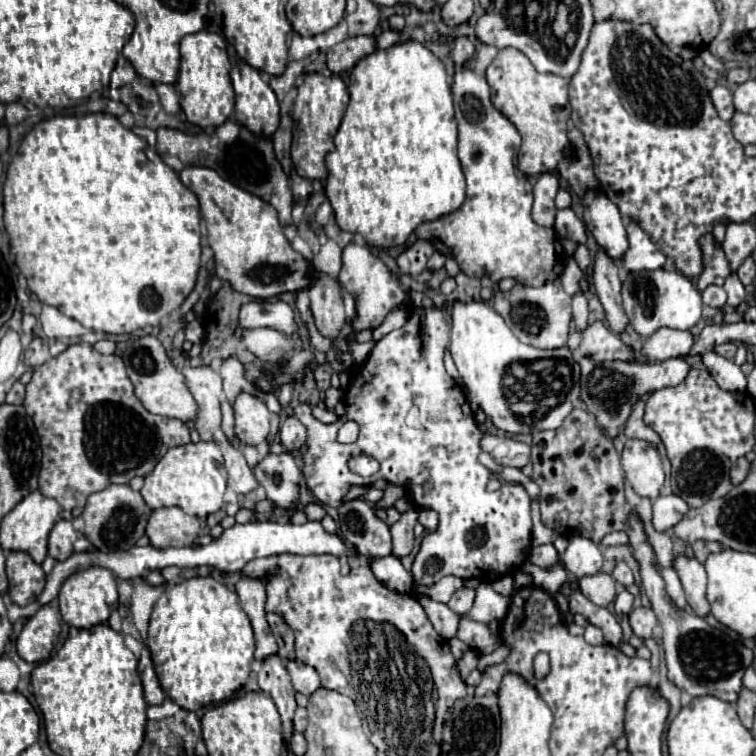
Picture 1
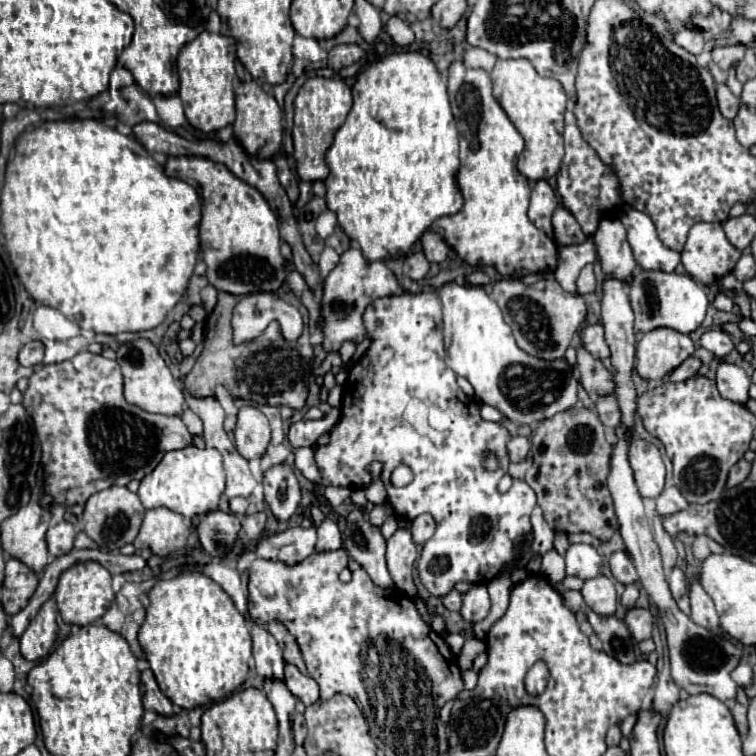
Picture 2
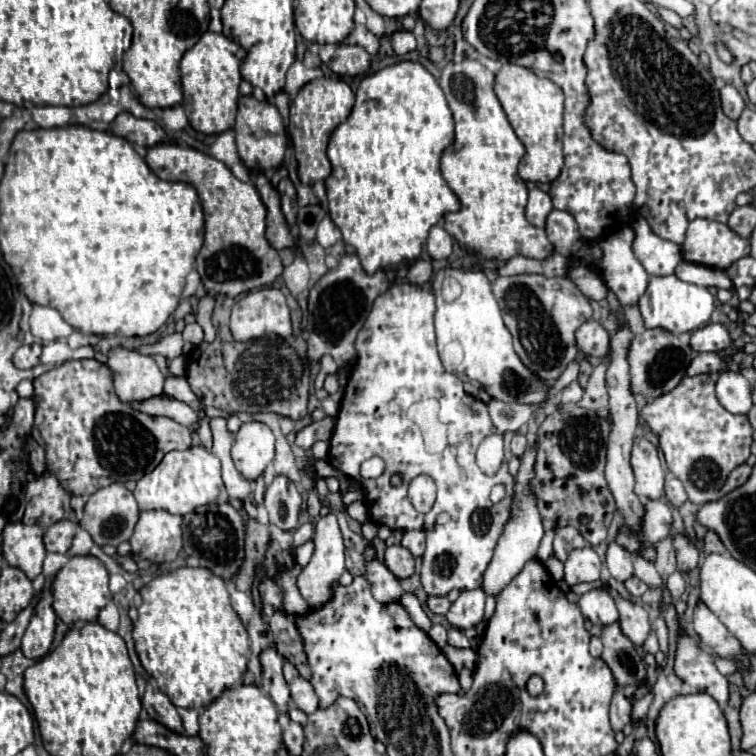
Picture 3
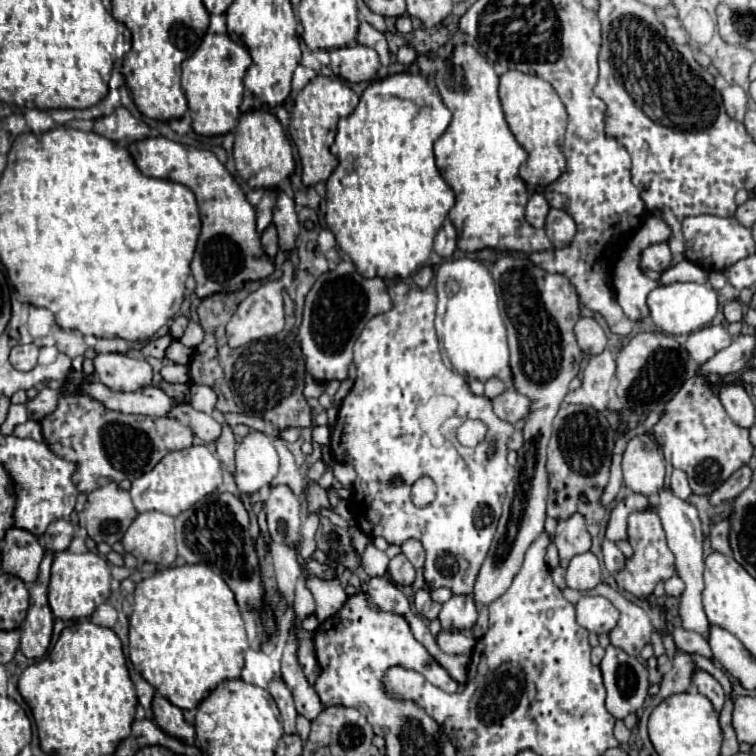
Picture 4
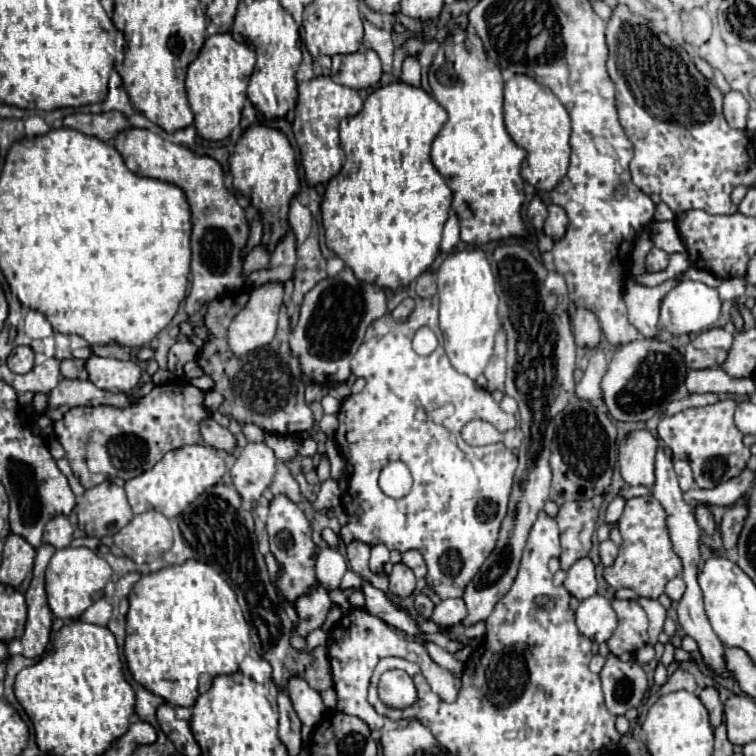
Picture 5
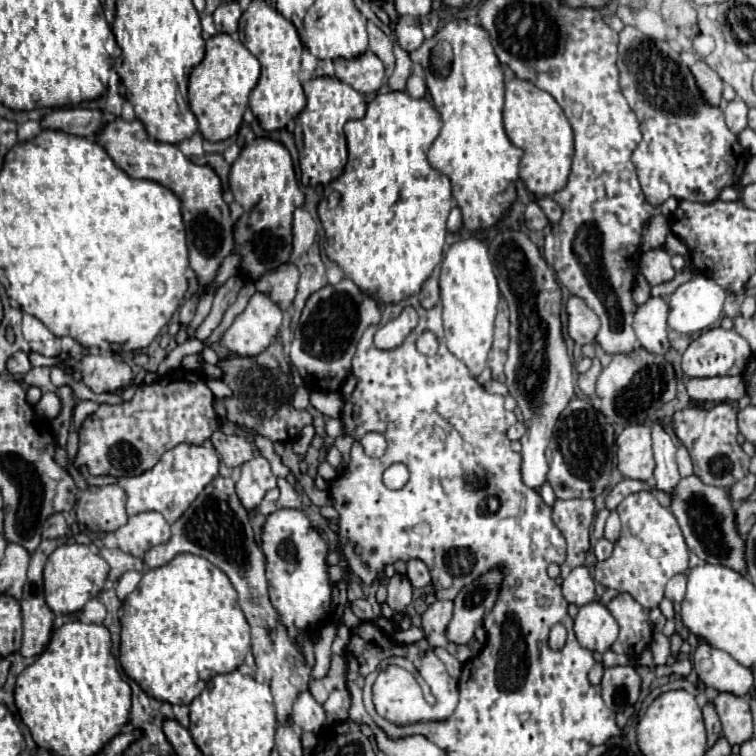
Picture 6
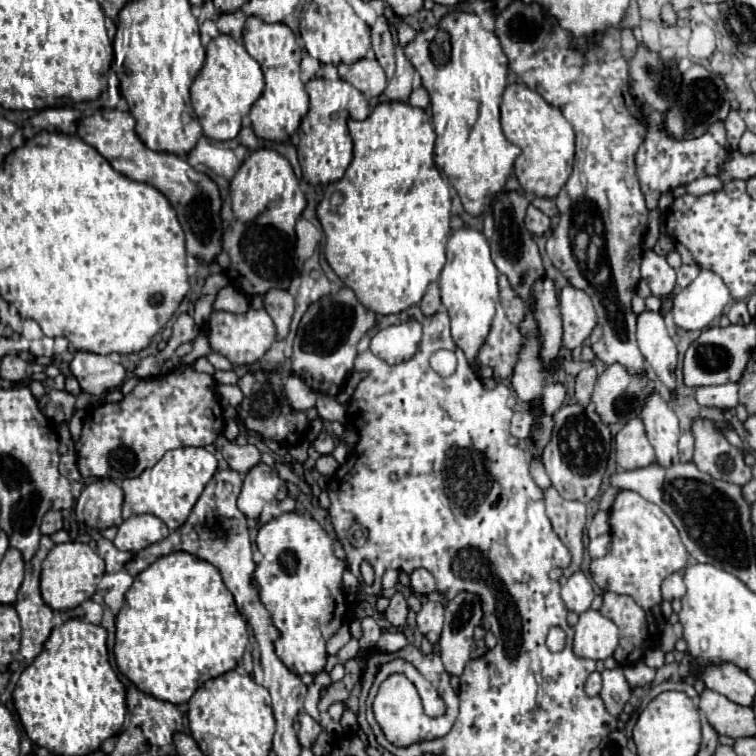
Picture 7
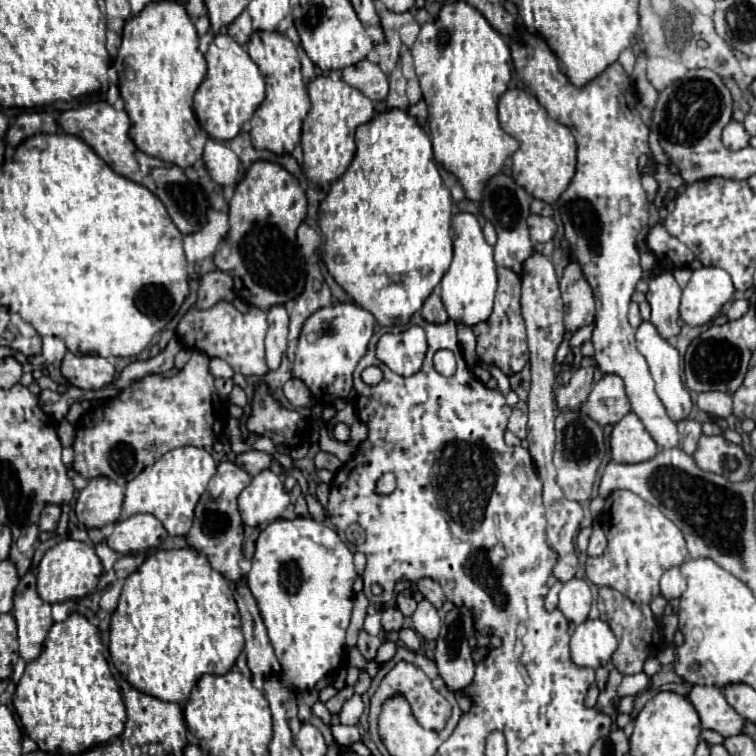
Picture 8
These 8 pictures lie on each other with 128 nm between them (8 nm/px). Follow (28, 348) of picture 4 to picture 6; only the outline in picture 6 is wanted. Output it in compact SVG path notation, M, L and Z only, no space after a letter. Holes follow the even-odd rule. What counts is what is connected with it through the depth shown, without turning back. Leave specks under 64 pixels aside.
M16 352L16 354L12 354L12 356L8 358L6 368L8 368L10 374L14 374L16 378L22 378L32 366L30 366L30 362L28 362L28 354L24 354L24 352Z

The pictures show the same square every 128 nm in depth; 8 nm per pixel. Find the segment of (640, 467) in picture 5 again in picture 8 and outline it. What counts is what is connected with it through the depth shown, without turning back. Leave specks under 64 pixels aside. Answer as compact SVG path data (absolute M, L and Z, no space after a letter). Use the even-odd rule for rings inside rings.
M630 412L610 432L610 450L612 460L620 464L644 462L656 456L658 444L650 438L650 432L644 428L640 418Z

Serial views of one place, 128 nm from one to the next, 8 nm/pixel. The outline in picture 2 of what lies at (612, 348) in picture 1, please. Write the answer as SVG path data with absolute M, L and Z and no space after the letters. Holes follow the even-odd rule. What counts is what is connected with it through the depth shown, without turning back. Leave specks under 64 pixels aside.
M592 322L592 324L588 324L586 328L582 328L582 330L578 332L578 336L580 336L580 340L582 340L582 346L584 346L594 358L604 360L604 358L610 356L608 344L606 344L606 340L604 340L604 328L602 328L602 324Z

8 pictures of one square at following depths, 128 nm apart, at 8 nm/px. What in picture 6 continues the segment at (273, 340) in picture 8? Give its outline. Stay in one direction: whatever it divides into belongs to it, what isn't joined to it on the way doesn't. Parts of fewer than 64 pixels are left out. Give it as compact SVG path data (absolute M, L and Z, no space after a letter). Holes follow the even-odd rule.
M292 264L280 266L274 272L268 272L258 282L254 282L256 290L262 294L270 294L274 298L274 304L280 306L280 310L288 310L296 296L296 284L298 284L298 270Z

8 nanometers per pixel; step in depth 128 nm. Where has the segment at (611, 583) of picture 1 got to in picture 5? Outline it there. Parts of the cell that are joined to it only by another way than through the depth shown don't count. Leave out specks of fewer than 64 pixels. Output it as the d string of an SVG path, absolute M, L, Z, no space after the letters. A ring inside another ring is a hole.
M600 594L582 600L576 610L576 626L592 642L606 642L614 634L616 624L616 614L610 602Z

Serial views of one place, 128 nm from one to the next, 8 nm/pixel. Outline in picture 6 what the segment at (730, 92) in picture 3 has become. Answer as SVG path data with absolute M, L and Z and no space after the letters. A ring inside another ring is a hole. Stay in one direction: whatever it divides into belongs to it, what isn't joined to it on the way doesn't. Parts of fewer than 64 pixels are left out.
M736 98L732 102L726 104L724 108L724 114L726 114L726 126L730 128L732 134L740 134L744 128L746 128L746 114L748 114L748 106Z

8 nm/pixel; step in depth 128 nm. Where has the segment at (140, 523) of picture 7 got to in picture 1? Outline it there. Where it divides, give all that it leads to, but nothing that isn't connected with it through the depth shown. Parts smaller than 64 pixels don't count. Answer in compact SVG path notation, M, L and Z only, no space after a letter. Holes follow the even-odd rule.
M156 508L146 524L146 536L154 548L190 546L198 538L198 532L198 520L180 508Z

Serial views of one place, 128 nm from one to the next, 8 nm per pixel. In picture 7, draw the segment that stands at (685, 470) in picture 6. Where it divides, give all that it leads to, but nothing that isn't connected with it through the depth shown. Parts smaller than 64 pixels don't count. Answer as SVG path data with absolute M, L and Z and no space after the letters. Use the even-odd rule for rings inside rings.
M688 430L680 438L680 460L692 460L694 452L694 434Z

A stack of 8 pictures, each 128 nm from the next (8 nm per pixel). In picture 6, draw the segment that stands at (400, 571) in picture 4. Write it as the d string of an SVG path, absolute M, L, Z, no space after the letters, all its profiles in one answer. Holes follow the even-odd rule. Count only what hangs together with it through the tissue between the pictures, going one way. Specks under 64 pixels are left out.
M394 574L394 578L388 582L388 606L394 614L404 614L406 606L412 602L412 586L406 578Z

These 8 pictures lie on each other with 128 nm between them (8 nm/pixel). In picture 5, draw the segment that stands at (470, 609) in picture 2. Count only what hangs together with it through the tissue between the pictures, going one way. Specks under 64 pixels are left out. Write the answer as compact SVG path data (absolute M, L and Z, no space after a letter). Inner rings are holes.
M454 598L454 600L442 600L440 604L434 606L434 612L430 616L432 622L436 622L438 626L452 626L452 624L460 624L466 618L466 606L462 598Z

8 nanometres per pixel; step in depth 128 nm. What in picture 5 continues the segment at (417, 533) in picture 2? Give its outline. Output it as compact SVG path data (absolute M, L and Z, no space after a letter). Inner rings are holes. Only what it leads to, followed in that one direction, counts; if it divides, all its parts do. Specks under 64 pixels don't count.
M416 550L404 552L404 554L402 554L402 562L414 572L414 576L416 576L418 580L426 576L426 562L424 562L424 558L422 558L420 552L416 552Z

